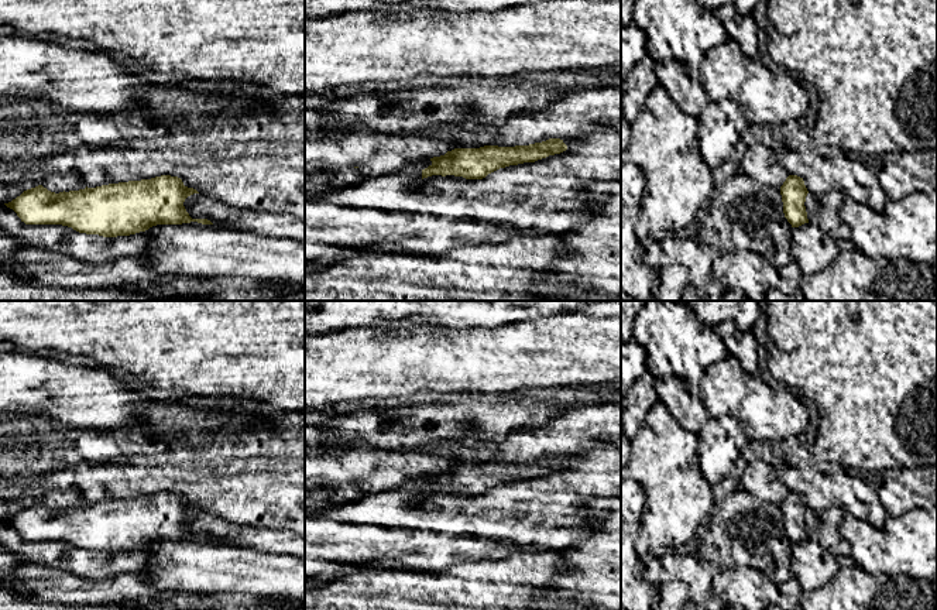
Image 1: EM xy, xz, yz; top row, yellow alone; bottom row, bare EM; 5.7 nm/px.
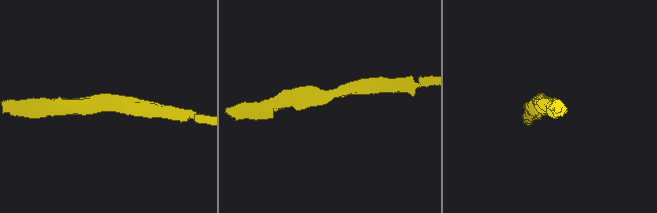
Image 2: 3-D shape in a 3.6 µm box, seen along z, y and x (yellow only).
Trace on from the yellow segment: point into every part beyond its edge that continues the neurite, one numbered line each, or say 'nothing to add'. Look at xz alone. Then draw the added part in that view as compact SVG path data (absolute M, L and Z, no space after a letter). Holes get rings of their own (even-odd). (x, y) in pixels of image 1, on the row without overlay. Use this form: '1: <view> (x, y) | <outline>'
nothing to add

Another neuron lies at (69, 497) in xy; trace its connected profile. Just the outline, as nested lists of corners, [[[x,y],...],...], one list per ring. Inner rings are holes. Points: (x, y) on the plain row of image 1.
[[[58,490],[58,494],[65,508],[79,507],[86,504],[86,500],[76,490],[64,490],[64,491]]]

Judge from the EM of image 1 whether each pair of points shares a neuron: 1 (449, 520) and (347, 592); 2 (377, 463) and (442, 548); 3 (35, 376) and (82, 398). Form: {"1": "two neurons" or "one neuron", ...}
{"1": "two neurons", "2": "two neurons", "3": "one neuron"}

